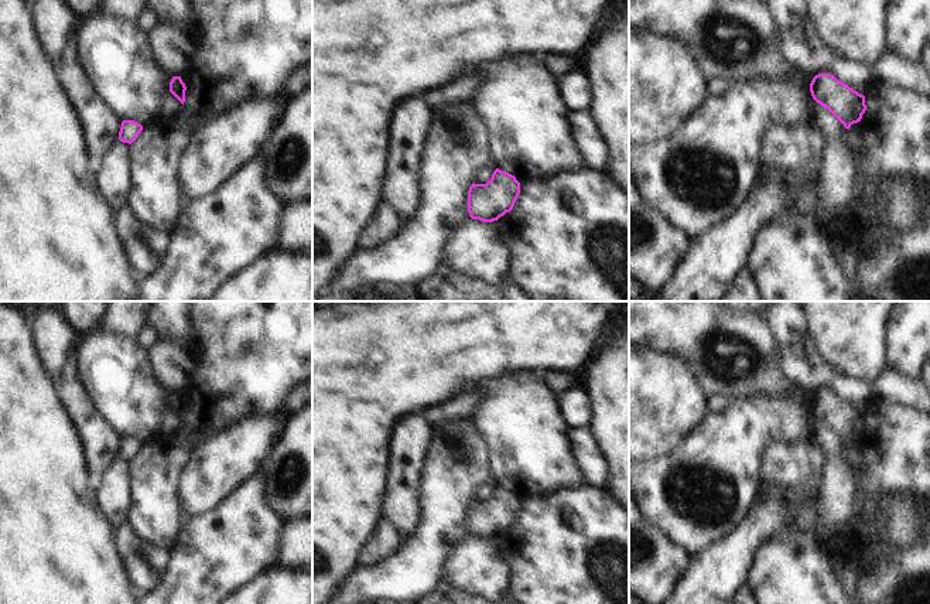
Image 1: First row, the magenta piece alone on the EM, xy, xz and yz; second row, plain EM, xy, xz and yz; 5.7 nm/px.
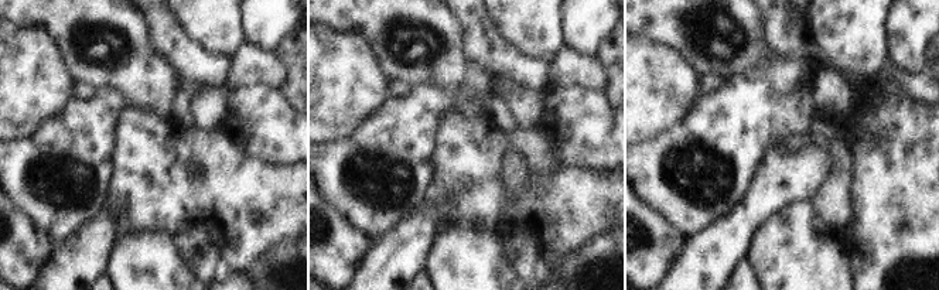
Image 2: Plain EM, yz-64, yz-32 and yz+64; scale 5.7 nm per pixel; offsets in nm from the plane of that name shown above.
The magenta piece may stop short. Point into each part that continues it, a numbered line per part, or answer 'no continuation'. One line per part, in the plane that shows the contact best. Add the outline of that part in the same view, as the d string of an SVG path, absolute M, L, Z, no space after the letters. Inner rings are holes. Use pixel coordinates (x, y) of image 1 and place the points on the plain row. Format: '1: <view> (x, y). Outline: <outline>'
no continuation.

